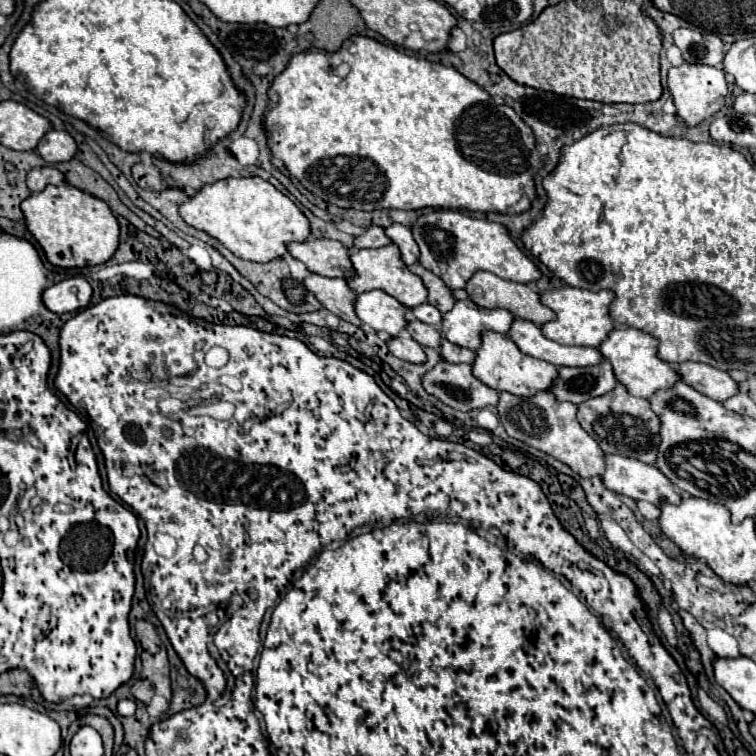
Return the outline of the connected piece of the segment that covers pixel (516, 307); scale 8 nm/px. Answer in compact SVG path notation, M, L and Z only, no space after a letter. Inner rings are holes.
M490 271L474 273L466 285L466 291L470 299L480 307L502 307L512 311L514 317L532 321L536 325L544 325L556 319L556 313L550 307L542 305L538 291L528 285L502 279ZM476 289L480 289L480 293L476 293Z

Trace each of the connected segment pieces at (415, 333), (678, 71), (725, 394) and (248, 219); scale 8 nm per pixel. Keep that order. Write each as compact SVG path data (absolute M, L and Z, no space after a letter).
M412 319L406 327L406 331L412 335L412 339L416 339L422 347L432 347L432 349L440 349L442 345L442 333L434 327L434 325L426 325L418 319Z
M684 63L680 67L670 67L668 89L672 93L678 117L682 117L686 125L698 125L700 121L712 117L724 105L728 83L724 79L724 71L718 67L710 67L702 63Z
M686 361L678 367L678 373L680 373L682 381L686 381L690 387L706 393L708 397L712 397L714 401L720 401L720 403L740 391L738 383L726 371L720 371L706 363Z
M230 177L226 181L204 185L190 201L182 203L180 215L188 225L218 239L236 257L256 263L280 259L286 255L288 243L302 243L310 237L310 223L306 215L290 197L260 177Z

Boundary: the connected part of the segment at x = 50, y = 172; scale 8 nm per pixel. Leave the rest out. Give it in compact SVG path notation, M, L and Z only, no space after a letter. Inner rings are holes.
M40 167L28 173L28 189L32 193L42 191L46 185L62 185L62 183L66 183L66 177L56 167Z

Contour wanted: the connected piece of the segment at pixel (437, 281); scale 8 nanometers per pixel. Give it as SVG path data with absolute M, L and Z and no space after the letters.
M414 263L414 265L410 265L408 269L410 269L412 273L416 273L416 275L422 277L424 285L428 287L428 303L430 303L430 305L438 307L442 313L446 313L446 311L450 311L450 309L454 307L456 299L454 299L454 295L452 295L452 289L448 289L438 275L430 273L430 271L424 269L420 263Z

